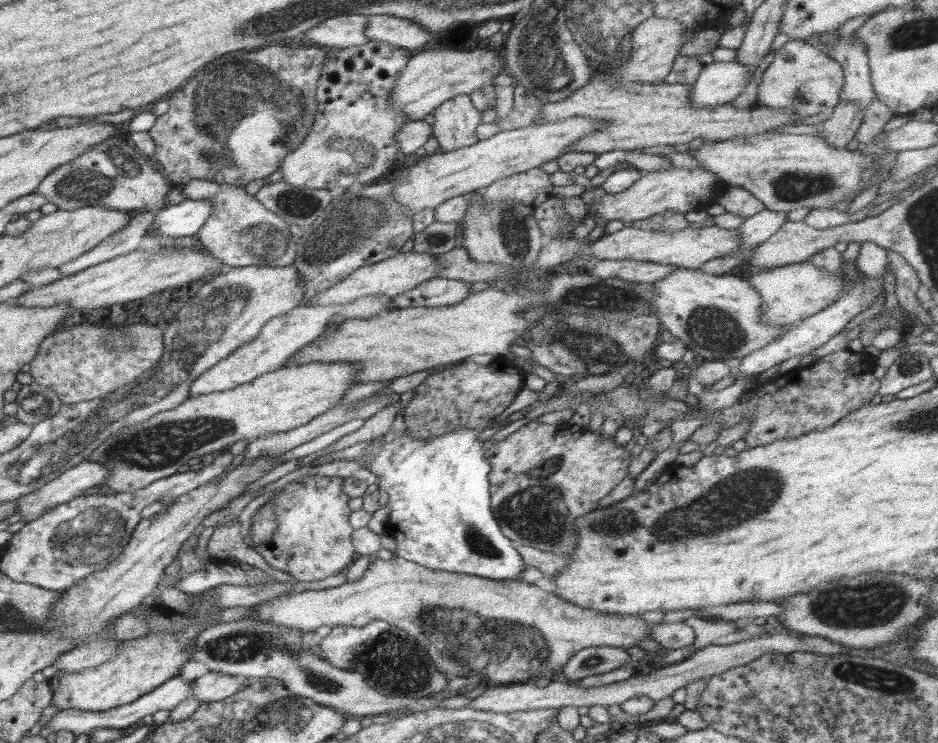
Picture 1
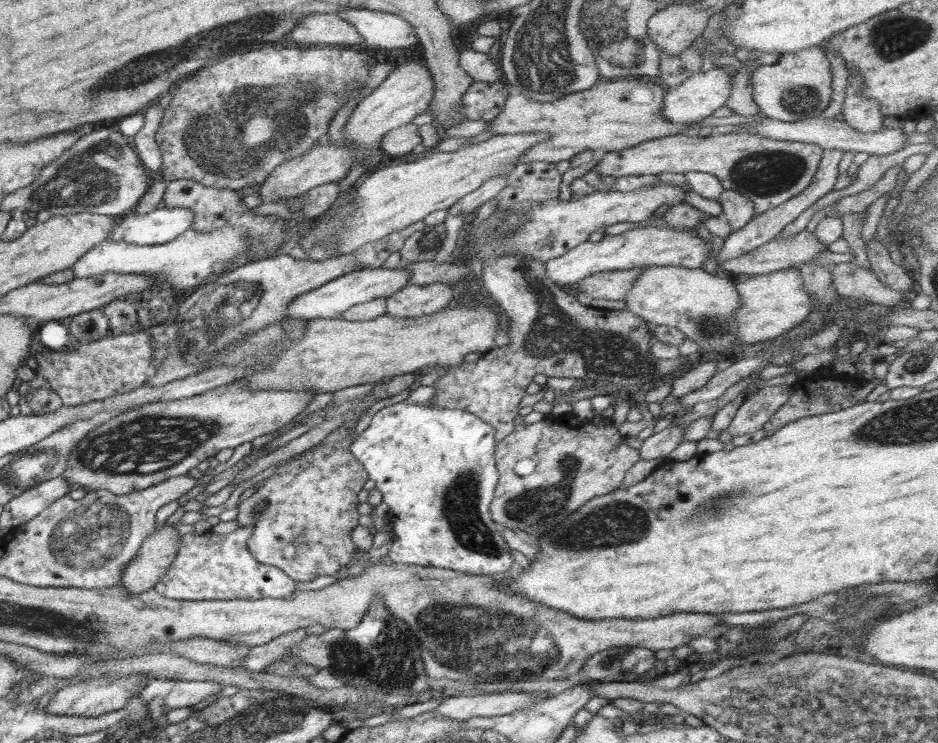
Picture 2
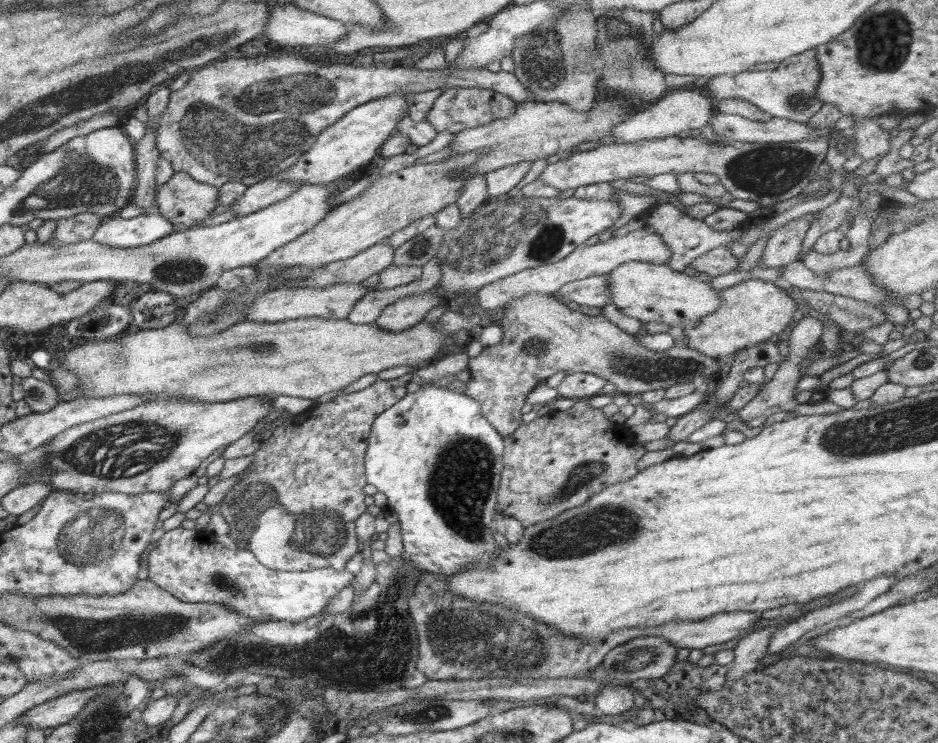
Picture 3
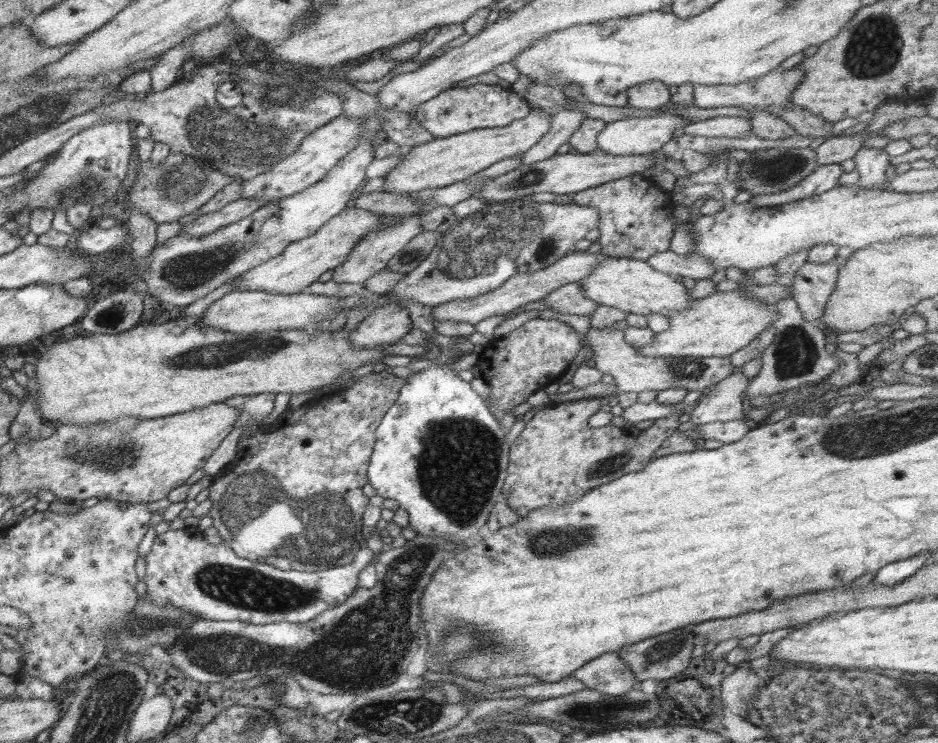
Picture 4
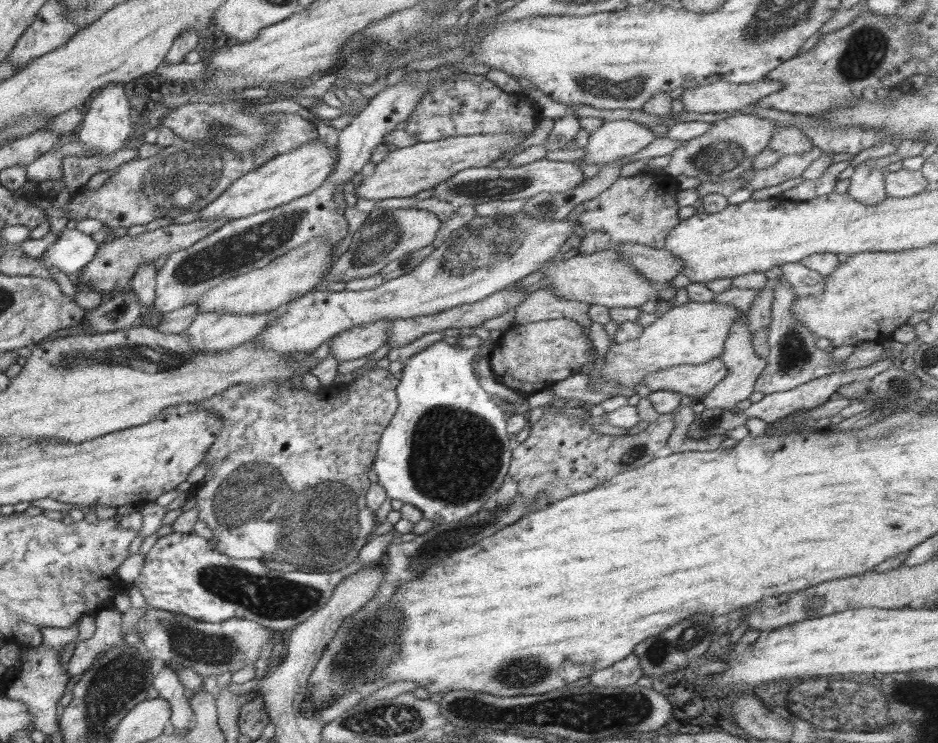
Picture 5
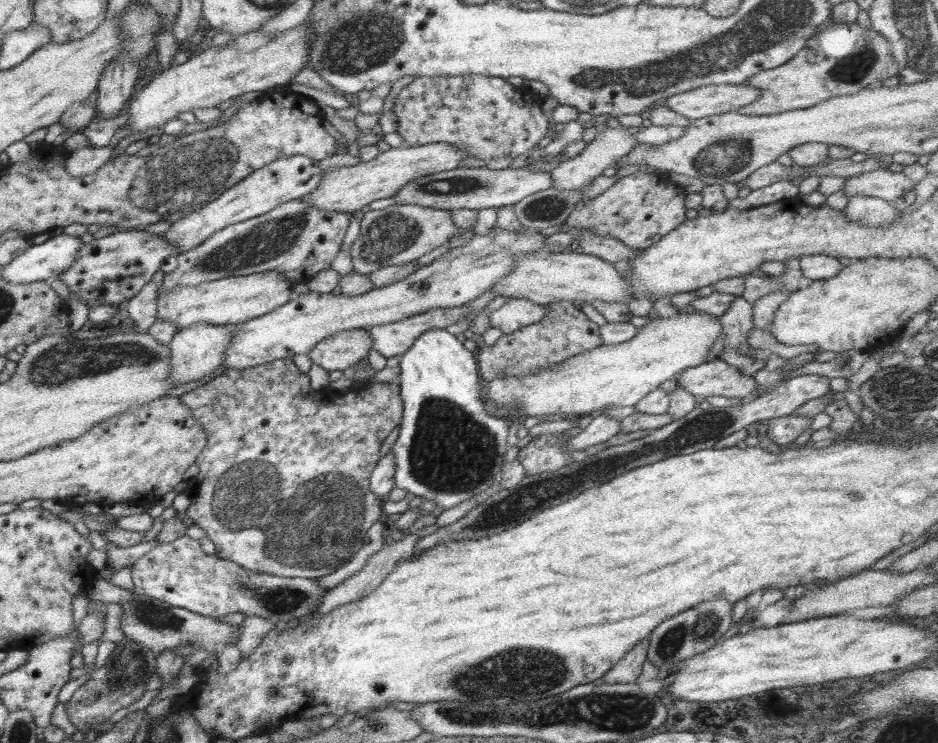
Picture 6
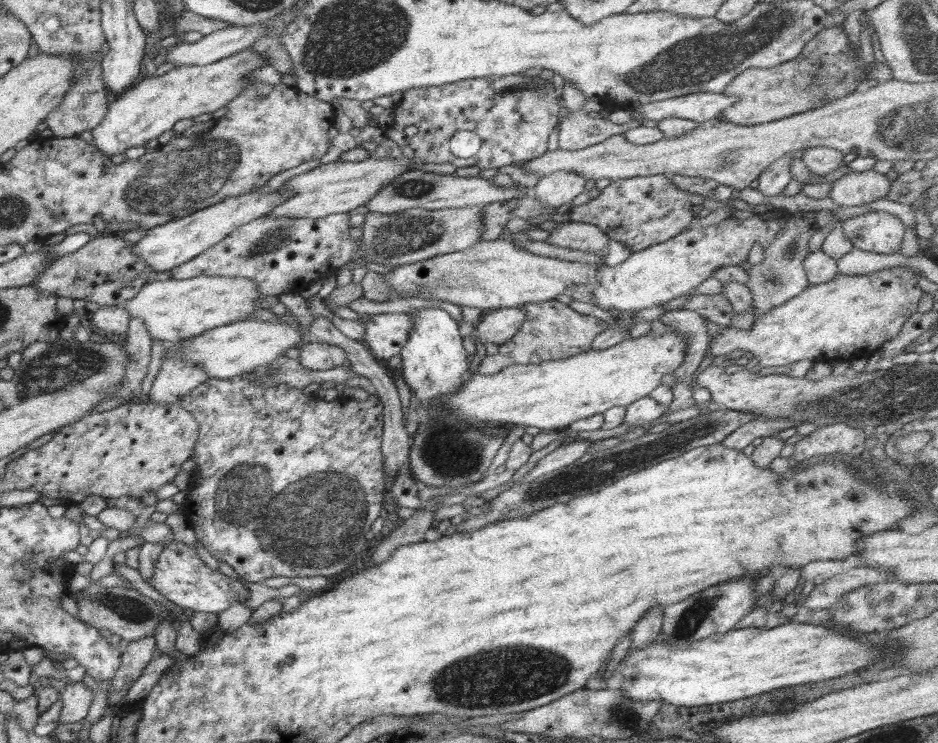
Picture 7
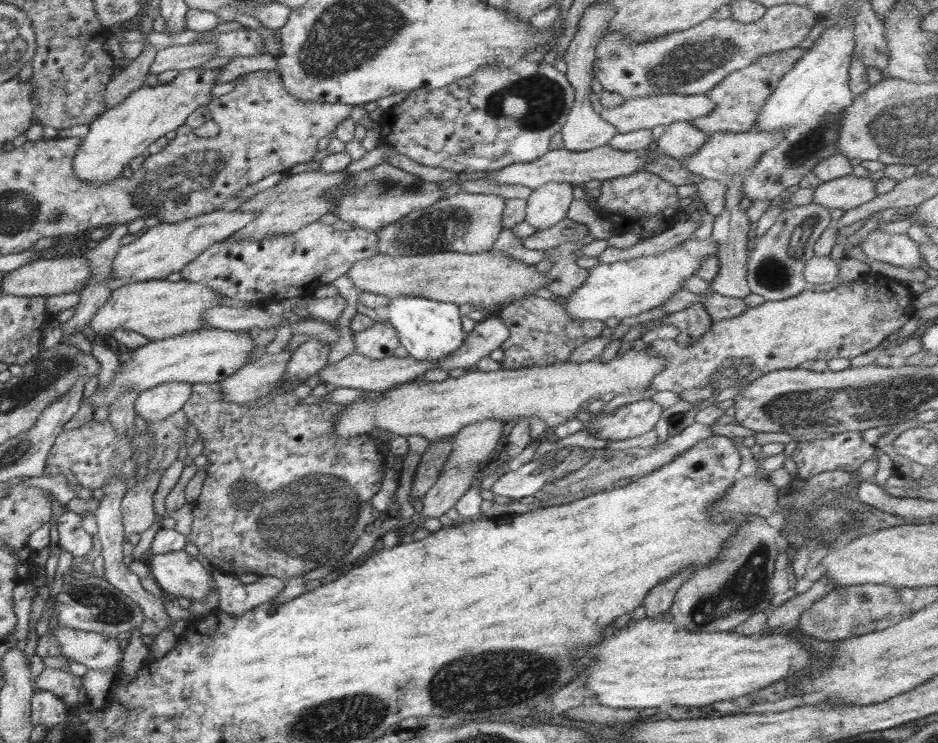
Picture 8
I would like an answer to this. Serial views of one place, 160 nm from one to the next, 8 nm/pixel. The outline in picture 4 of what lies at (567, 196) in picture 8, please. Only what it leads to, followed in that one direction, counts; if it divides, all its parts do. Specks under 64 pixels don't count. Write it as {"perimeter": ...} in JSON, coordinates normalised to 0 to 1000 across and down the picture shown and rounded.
{"perimeter":[[[708,149],[695,159],[667,159],[646,167],[646,172],[638,179],[638,197],[644,205],[654,209],[686,209],[704,203],[705,198],[717,186],[719,175],[725,174],[731,164],[714,149]]]}

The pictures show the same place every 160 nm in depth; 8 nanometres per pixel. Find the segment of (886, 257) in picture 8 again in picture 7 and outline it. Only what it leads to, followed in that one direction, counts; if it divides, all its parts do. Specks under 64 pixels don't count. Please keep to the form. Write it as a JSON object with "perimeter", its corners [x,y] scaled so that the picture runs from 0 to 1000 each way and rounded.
{"perimeter":[[[925,284],[900,295],[898,307],[910,332],[948,343],[959,341],[966,304],[949,285]]]}

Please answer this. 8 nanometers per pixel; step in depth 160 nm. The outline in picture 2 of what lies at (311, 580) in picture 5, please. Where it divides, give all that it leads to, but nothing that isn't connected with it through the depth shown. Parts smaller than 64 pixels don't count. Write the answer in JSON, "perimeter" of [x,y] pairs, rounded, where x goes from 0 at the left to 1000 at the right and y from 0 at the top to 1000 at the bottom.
{"perimeter":[[[254,709],[242,719],[222,715],[216,720],[191,720],[187,752],[163,793],[172,802],[187,808],[307,808],[317,793],[317,782],[302,767],[272,752],[263,736],[268,717],[264,709]]]}

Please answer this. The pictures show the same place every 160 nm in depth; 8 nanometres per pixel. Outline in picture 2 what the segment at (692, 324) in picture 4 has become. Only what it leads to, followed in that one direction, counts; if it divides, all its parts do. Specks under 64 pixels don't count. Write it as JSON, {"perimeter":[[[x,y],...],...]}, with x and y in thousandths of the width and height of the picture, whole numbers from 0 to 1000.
{"perimeter":[[[840,359],[839,362],[802,371],[794,380],[788,380],[784,384],[790,398],[790,413],[785,419],[783,431],[785,431],[785,463],[806,463],[821,455],[830,454],[832,451],[845,444],[849,437],[856,437],[860,425],[866,420],[868,412],[865,398],[859,393],[856,384],[852,362]]]}

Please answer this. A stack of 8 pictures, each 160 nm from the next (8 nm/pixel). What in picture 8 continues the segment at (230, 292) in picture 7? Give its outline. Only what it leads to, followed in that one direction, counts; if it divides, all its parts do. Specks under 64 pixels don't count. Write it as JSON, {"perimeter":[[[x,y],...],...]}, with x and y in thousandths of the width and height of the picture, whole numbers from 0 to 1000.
{"perimeter":[[[179,376],[126,381],[115,404],[104,416],[93,447],[103,458],[116,452],[122,444],[139,444],[170,459],[198,451],[217,440],[217,423],[223,415],[237,410],[238,396],[226,390],[221,382],[198,376],[189,380]]]}

